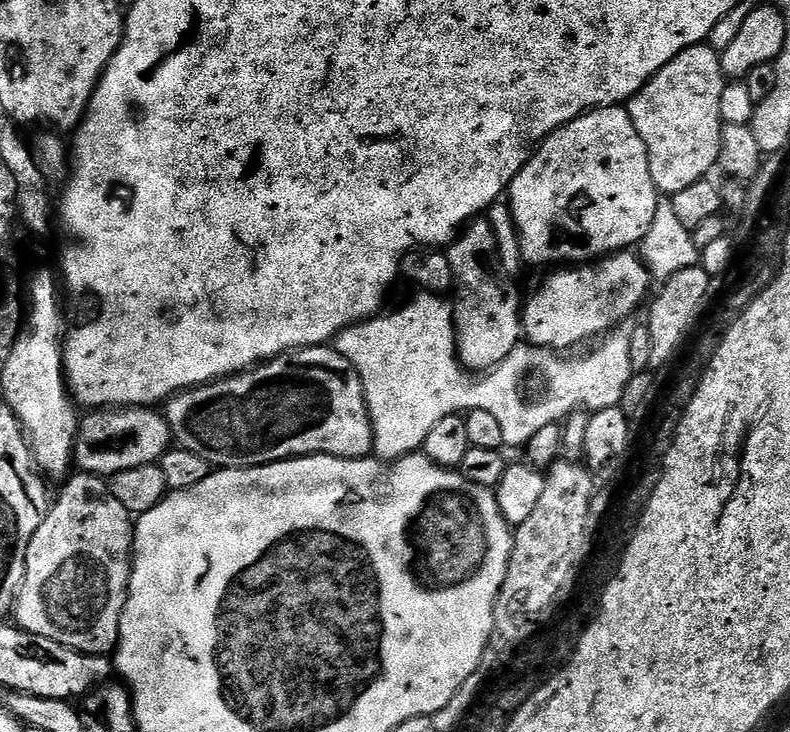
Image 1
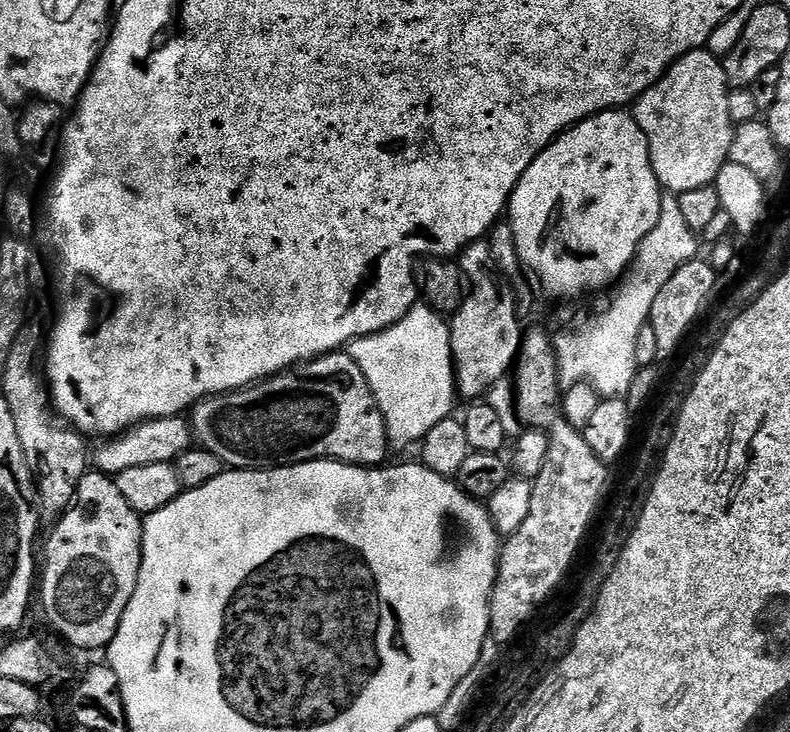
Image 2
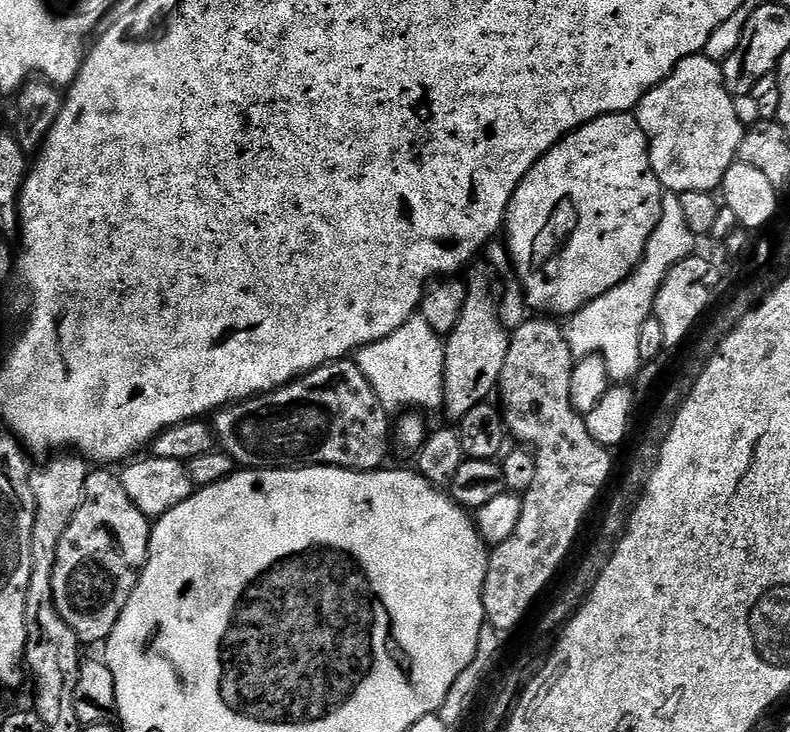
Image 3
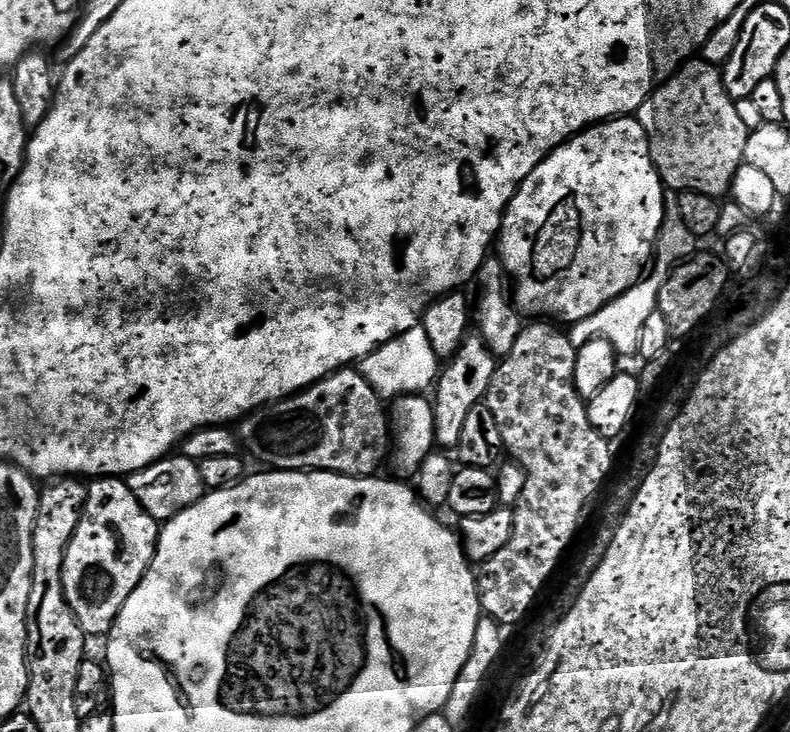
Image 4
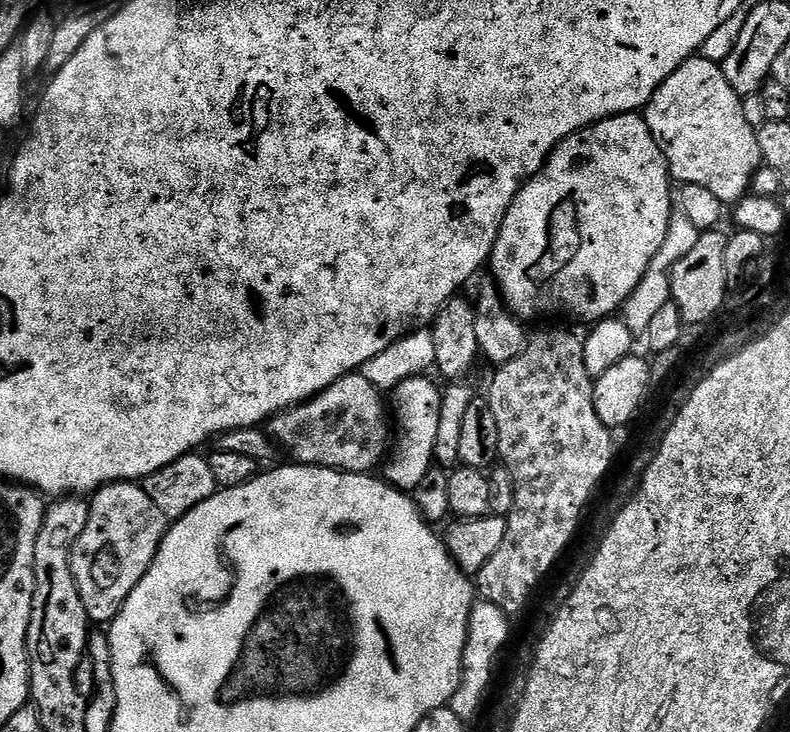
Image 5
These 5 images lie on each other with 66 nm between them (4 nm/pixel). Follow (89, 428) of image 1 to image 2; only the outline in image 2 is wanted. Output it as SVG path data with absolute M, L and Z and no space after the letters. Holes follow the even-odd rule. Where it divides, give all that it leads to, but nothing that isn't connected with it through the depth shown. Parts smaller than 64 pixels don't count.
M183 415L167 416L157 420L143 420L132 428L127 428L118 436L105 439L90 452L90 464L95 471L104 472L115 478L122 470L131 470L133 466L154 466L172 464L179 456L194 447L192 425Z

